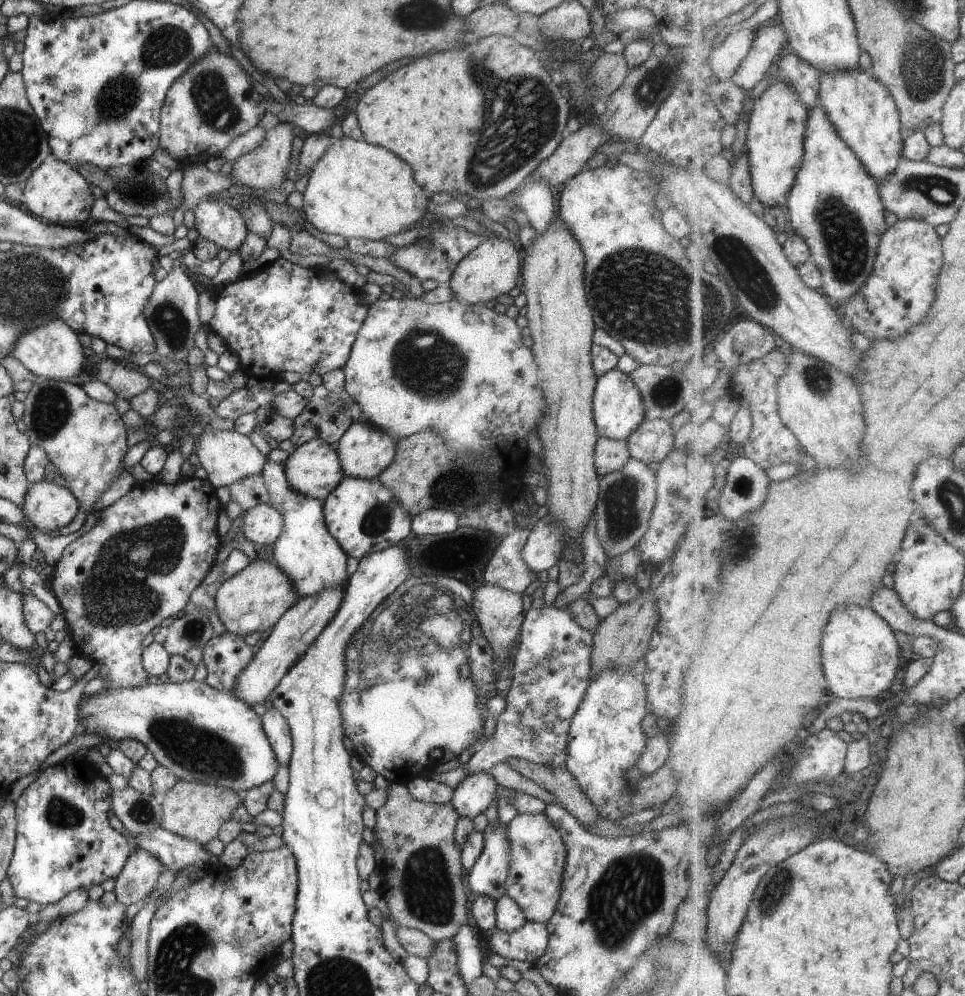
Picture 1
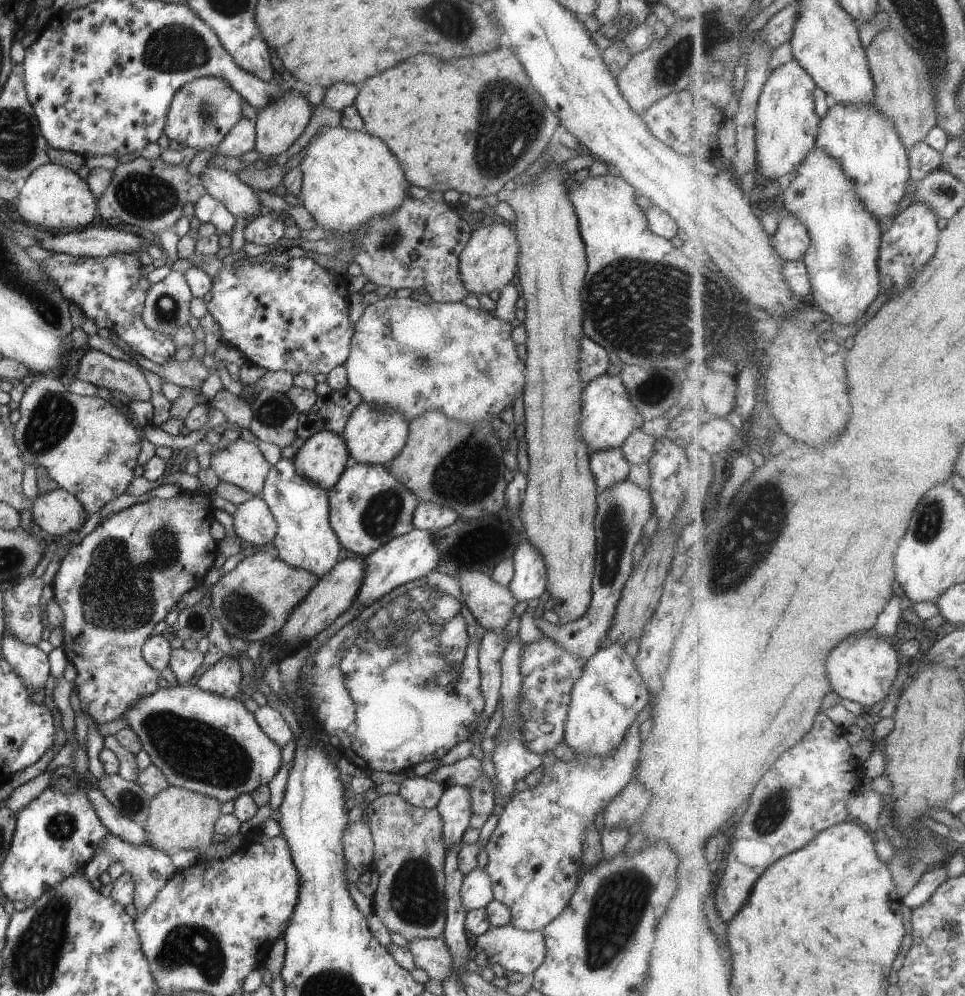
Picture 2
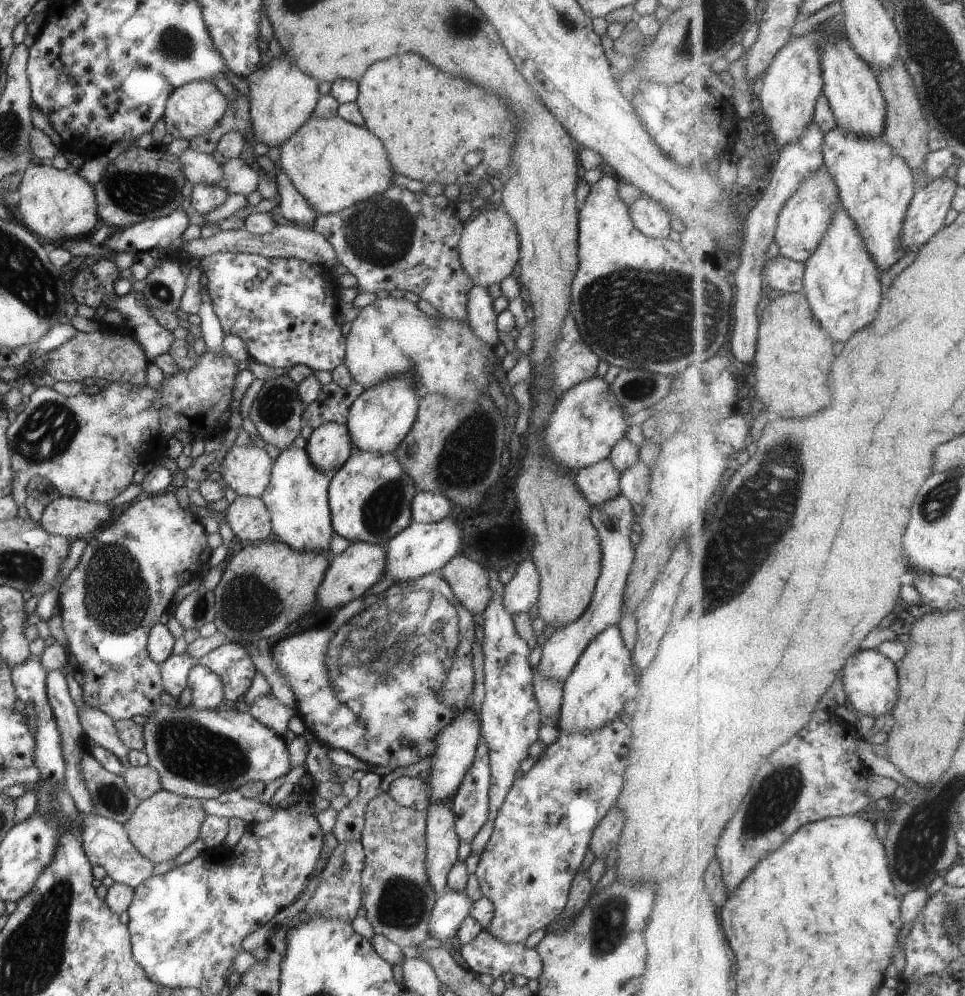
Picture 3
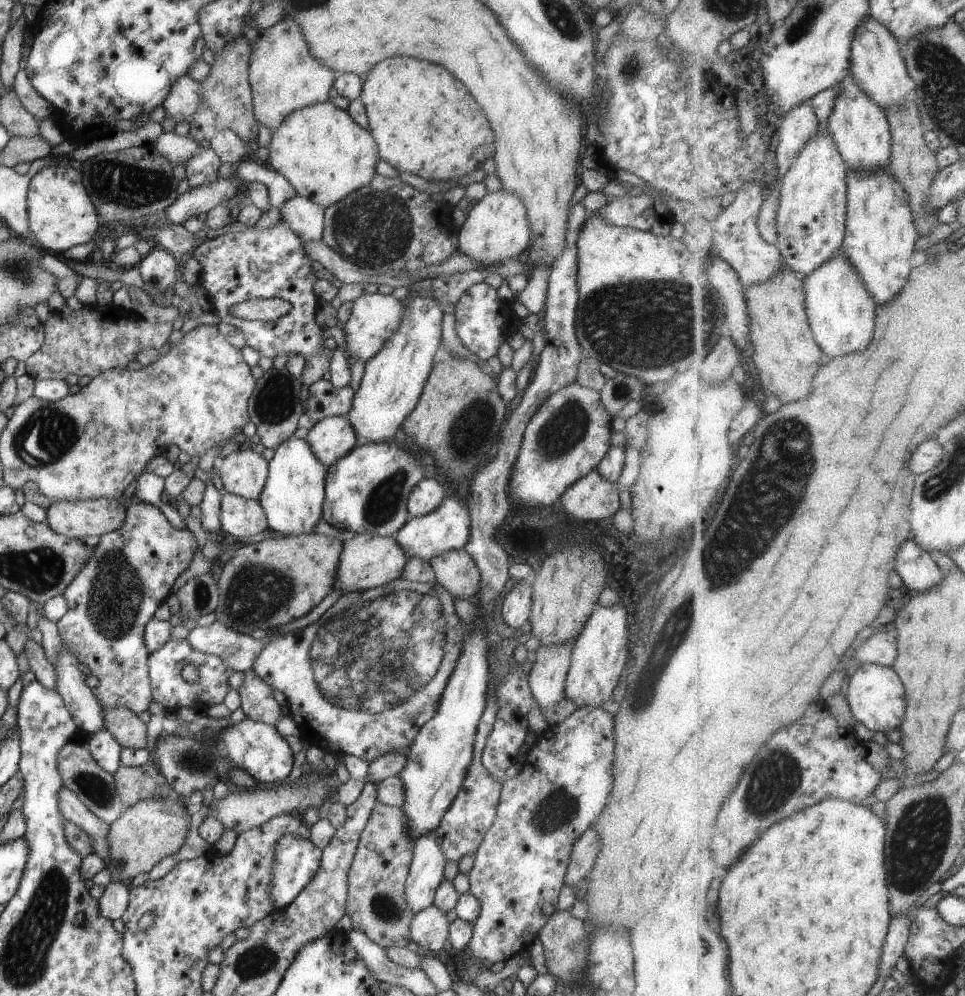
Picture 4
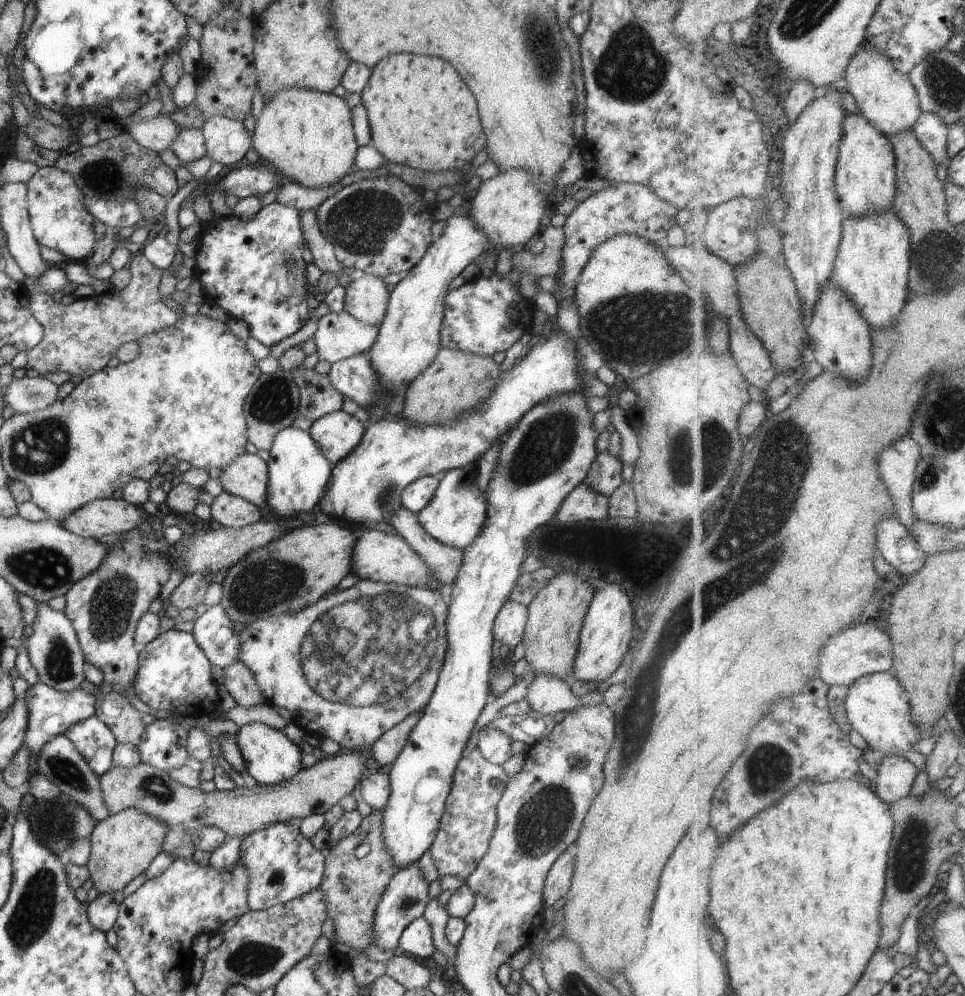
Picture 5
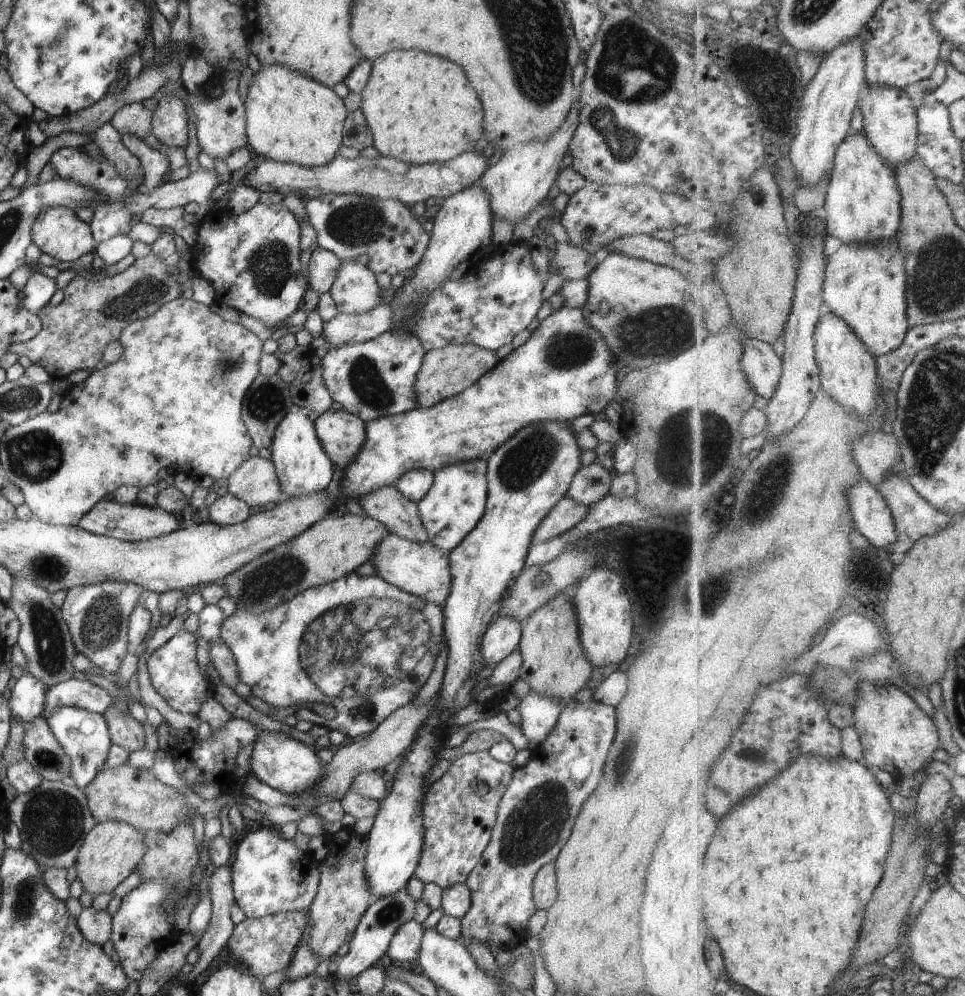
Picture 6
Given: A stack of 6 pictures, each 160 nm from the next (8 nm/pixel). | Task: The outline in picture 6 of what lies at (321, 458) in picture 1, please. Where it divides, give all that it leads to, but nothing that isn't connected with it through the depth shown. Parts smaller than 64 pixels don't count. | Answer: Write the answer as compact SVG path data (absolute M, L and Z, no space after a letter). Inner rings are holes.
M331 408L312 419L321 448L335 468L344 470L364 444L364 422L346 410Z

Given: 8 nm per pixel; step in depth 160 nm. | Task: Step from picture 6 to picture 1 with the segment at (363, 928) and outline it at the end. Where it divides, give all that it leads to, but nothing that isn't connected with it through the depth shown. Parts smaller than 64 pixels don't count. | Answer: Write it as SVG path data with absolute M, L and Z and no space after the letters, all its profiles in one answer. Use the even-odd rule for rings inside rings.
M488 771L469 773L454 789L449 804L459 817L471 820L483 812L497 796L497 782Z

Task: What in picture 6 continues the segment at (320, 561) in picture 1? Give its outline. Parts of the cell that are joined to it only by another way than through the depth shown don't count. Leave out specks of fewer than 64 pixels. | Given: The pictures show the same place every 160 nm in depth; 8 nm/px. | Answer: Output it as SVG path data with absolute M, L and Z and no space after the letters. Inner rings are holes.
M288 412L275 427L271 444L270 461L273 463L283 496L298 497L323 491L331 482L334 466L319 444L312 416Z

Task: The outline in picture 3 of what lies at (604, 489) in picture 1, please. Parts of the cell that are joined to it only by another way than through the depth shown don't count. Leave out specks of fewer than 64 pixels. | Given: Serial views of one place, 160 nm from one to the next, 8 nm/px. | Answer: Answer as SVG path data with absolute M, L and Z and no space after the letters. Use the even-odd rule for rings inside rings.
M619 494L611 497L609 500L603 501L602 503L593 505L590 508L590 521L595 527L598 534L601 560L600 560L600 571L594 584L591 600L585 607L585 610L581 613L581 616L577 620L571 621L564 627L555 629L551 636L545 640L541 646L541 656L536 665L536 669L544 676L551 677L561 681L562 684L565 682L567 676L571 672L573 666L577 662L579 655L583 652L583 649L590 643L591 639L594 639L602 630L609 627L610 625L617 625L620 619L620 608L622 607L622 598L626 578L634 557L634 546L629 542L629 534L631 531L637 528L637 508L630 500L627 500L625 496Z

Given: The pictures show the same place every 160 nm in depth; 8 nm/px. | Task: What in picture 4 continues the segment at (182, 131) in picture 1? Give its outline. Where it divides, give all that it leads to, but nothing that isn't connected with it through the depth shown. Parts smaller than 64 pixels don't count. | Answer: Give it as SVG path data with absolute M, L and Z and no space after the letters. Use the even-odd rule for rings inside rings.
M188 74L181 75L170 86L167 96L162 102L165 117L174 120L175 124L181 121L190 121L202 99L202 88Z

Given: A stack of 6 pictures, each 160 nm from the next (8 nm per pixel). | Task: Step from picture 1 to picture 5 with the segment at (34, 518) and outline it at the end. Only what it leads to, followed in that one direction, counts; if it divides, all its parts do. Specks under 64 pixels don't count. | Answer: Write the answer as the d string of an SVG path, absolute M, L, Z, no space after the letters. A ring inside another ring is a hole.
M103 497L89 501L71 511L58 523L67 532L92 539L107 534L121 534L151 517L144 510L121 499Z

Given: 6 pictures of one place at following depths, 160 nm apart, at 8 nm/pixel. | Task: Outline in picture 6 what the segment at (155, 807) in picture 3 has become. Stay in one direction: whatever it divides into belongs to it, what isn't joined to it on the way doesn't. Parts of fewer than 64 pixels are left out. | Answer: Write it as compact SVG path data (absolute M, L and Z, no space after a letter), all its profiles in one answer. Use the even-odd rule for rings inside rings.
M118 820L99 821L85 835L75 861L75 876L81 882L82 890L93 896L112 890L129 873L146 851L144 831Z

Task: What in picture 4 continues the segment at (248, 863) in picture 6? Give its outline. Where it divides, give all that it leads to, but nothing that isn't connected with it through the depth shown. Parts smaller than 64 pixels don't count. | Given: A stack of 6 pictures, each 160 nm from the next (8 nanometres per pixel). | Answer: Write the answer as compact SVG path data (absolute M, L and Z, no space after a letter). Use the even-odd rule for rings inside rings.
M291 835L278 837L273 847L273 858L271 865L271 880L268 893L270 894L270 905L274 909L287 906L301 892L301 889L309 882L315 874L320 863L321 851L309 841Z

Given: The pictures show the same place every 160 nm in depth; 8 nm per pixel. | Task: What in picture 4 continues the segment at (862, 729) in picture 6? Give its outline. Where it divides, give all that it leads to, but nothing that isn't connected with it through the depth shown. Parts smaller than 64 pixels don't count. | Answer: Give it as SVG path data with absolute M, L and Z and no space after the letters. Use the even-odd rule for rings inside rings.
M867 663L861 665L845 682L845 698L854 718L871 732L900 728L907 710L906 688L893 667Z

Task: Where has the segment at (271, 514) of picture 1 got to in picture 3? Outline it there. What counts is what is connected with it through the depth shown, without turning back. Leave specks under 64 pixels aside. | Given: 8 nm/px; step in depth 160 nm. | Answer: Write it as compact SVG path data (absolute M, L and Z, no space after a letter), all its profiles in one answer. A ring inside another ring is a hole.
M237 495L226 509L227 522L237 538L255 543L272 533L269 512L260 498Z

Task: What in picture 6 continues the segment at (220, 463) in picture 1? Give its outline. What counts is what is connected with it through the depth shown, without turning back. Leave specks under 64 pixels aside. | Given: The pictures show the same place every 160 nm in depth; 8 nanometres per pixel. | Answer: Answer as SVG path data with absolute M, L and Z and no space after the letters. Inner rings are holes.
M258 455L248 456L224 484L227 484L227 493L243 500L247 506L277 503L283 497L273 463Z

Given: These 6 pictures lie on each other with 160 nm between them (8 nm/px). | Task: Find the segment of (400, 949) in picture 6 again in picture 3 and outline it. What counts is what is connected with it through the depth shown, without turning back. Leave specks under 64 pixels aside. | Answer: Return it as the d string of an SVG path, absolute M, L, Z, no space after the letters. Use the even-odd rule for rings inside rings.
M463 890L437 895L428 920L428 936L454 943L459 925L471 910L471 903Z

